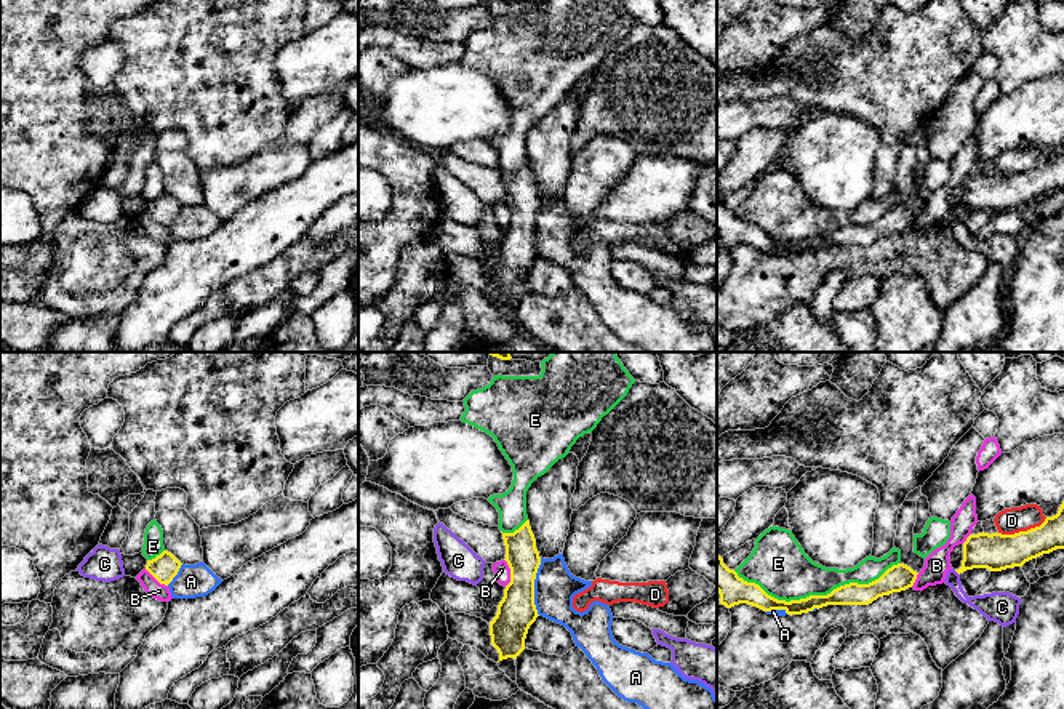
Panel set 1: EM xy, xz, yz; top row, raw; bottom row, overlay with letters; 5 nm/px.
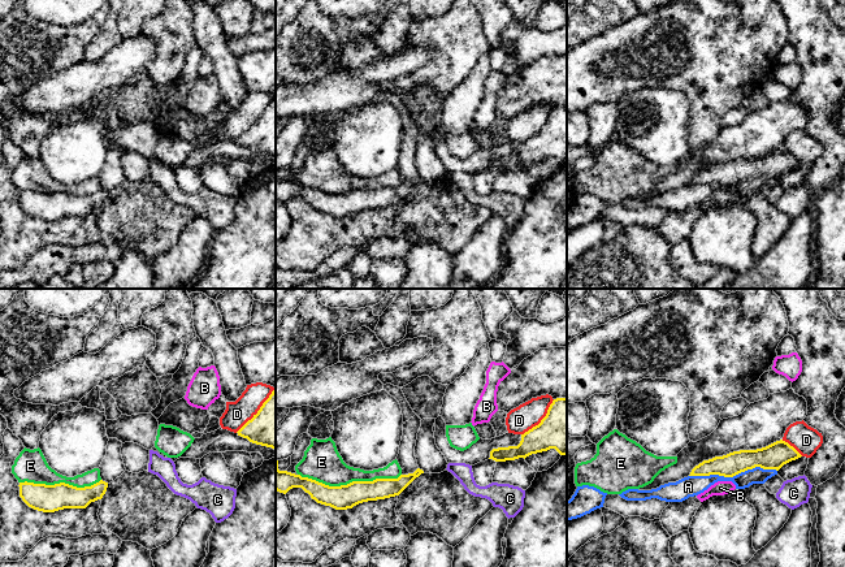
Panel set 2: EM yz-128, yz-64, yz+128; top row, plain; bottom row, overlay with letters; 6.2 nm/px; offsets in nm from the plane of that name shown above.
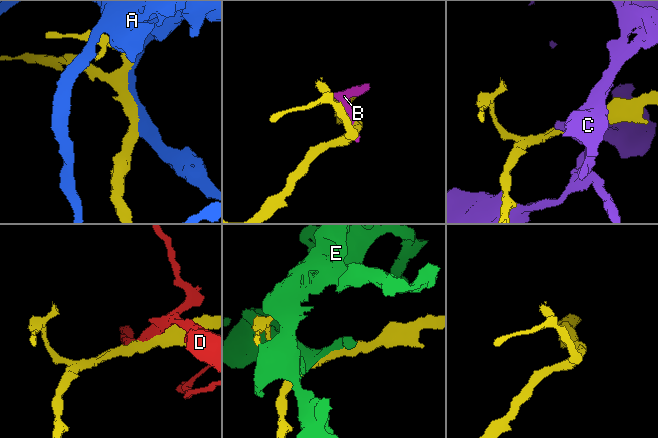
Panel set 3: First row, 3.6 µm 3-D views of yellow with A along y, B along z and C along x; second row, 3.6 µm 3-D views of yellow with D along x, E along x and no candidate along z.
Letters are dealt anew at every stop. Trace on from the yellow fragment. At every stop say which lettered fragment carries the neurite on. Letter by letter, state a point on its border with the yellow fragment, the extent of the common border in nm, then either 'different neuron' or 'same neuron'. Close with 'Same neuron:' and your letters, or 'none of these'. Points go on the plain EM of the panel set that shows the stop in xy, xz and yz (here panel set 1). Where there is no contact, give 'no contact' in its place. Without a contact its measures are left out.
A: xz (533, 228) | 300 nm | different neuron
B: xz (511, 215) | 140 nm | different neuron
C: yz (957, 213) | 40 nm | different neuron
D: yz (1023, 173) | 260 nm | different neuron
E: yz (815, 237) | 850 nm | different neuron
Same neuron: none of these

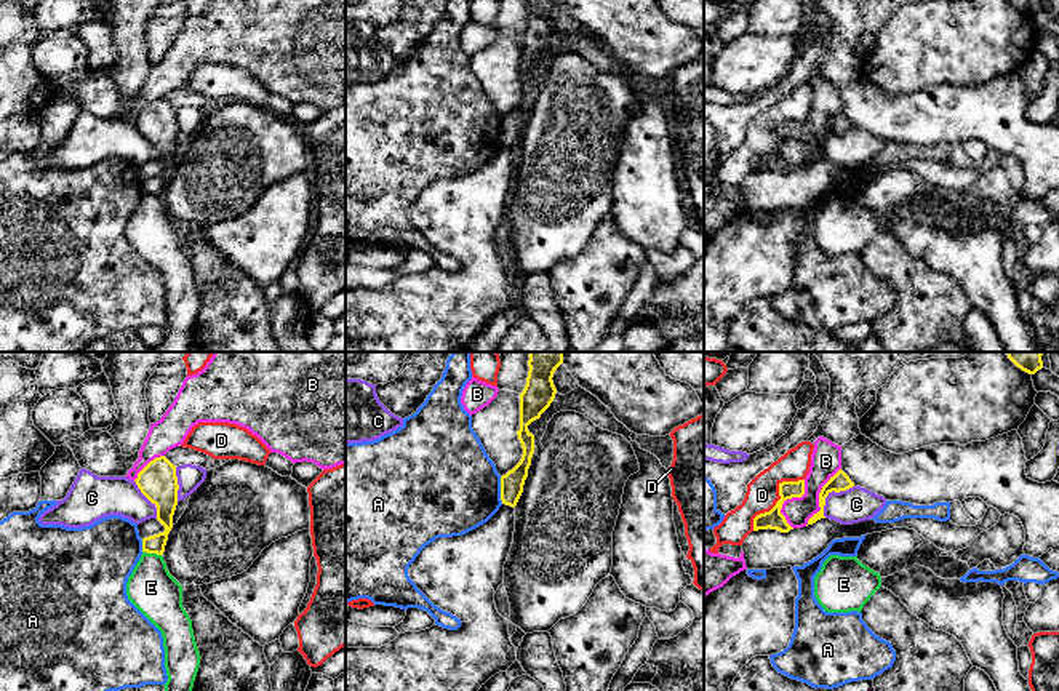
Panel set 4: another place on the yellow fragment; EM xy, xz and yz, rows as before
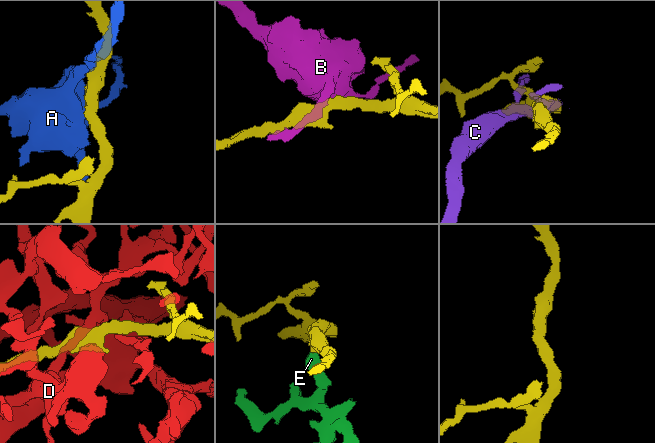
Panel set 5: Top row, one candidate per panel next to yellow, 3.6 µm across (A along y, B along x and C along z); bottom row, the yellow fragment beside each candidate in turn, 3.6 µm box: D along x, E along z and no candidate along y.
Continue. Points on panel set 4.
A: xz (501, 131) | 140 nm | different neuron
B: yz (819, 138) | 340 nm | different neuron
C: yz (827, 136) | 220 nm | different neuron
D: yz (779, 141) | 380 nm | different neuron
E: xy (152, 194) | 100 nm | different neuron
Same neuron: none of these

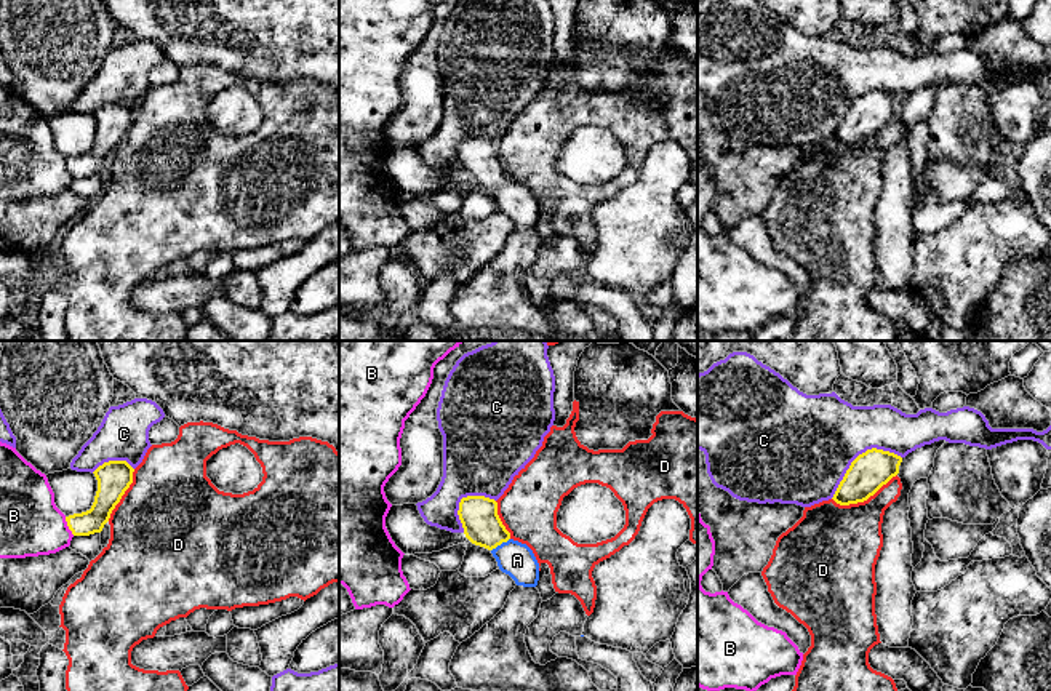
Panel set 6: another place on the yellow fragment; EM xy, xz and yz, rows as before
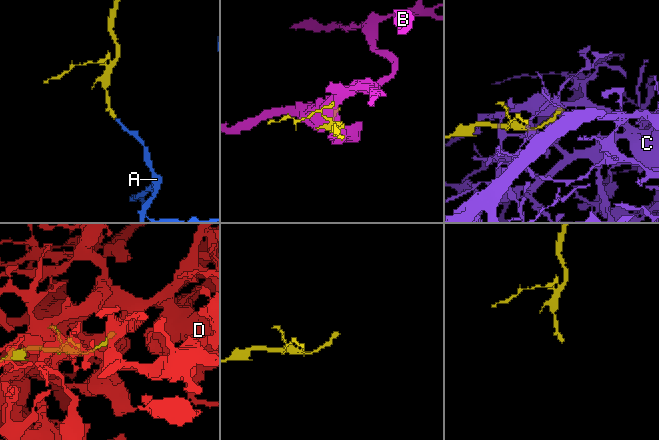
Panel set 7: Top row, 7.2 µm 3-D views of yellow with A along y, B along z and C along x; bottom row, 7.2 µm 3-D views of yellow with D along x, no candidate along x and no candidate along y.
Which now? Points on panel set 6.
A: xz (499, 186) | 120 nm | same neuron
B: xy (69, 168) | 110 nm | different neuron
C: yz (858, 98) | 420 nm | different neuron
D: yz (864, 141) | 360 nm | different neuron
Same neuron: A

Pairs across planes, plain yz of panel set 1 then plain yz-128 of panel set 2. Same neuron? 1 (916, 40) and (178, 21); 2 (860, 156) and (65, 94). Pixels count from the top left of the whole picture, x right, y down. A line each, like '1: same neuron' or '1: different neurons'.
1: same neuron
2: different neurons

